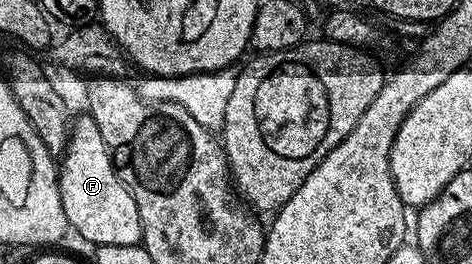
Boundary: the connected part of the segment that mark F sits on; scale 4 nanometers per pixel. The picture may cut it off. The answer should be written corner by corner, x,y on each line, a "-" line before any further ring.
82,115
72,122
69,143
59,161
59,184
63,211
72,232
90,241
90,246
136,245
140,242
139,207
135,207
135,199
131,199
127,187
117,178
113,160
109,158
103,135
99,135
93,117

